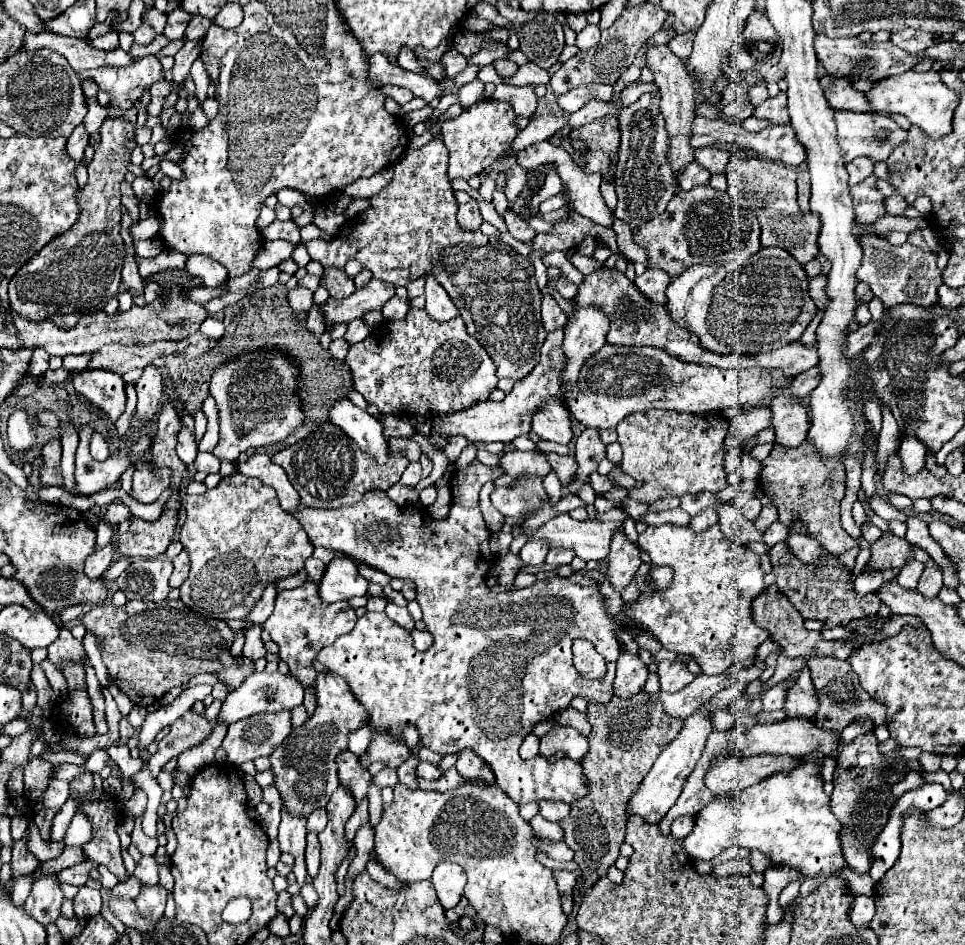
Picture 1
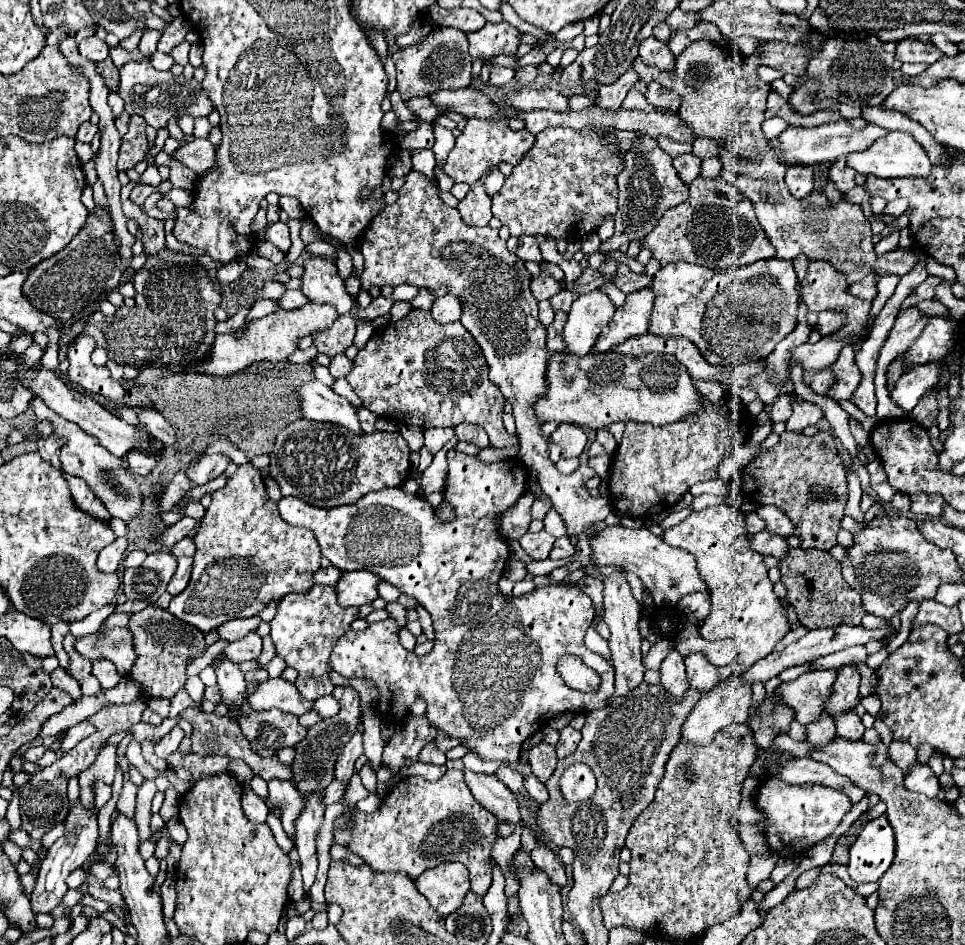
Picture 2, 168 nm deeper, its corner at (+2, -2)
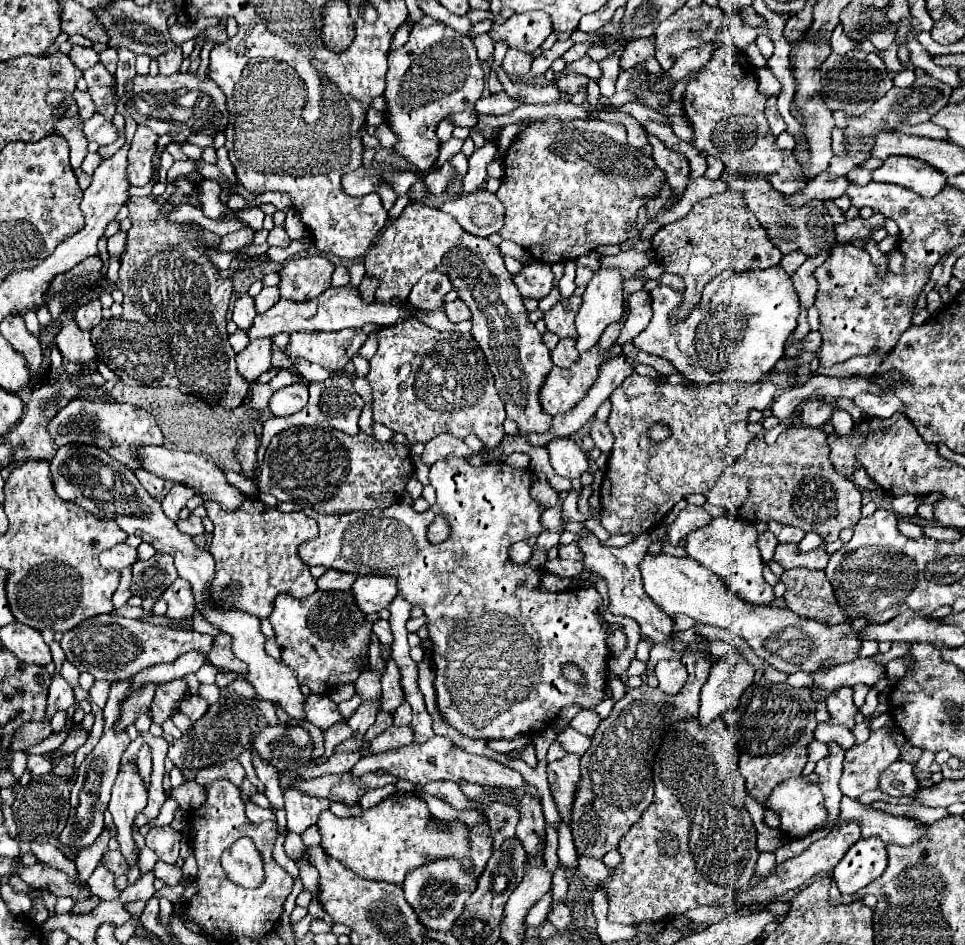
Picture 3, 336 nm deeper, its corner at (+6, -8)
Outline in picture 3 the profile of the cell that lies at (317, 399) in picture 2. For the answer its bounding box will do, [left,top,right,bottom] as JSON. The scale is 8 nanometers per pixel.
[269,383,307,417]

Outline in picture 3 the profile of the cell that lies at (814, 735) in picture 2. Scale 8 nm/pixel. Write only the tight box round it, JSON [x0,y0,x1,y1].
[815,743,843,827]

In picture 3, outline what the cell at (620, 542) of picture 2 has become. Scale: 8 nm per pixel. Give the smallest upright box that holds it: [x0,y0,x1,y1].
[639,553,861,673]

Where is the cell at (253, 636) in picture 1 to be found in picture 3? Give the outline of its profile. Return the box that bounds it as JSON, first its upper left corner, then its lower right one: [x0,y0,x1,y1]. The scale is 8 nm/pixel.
[207,633,247,673]

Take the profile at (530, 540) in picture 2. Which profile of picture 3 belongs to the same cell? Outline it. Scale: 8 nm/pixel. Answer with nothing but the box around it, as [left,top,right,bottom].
[537,531,559,551]

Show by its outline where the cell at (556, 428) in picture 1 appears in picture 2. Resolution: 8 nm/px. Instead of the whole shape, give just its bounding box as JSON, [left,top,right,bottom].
[551,425,587,457]

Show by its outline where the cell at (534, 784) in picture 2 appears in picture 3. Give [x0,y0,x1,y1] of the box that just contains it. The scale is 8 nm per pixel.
[349,737,527,791]

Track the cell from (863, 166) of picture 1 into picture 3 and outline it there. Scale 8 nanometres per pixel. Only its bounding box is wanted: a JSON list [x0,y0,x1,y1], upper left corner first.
[785,173,849,205]

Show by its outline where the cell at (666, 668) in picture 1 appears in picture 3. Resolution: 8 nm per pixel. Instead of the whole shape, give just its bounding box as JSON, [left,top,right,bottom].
[655,659,687,695]

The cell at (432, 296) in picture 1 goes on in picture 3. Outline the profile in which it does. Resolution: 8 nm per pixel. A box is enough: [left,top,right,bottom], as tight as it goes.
[443,299,471,323]

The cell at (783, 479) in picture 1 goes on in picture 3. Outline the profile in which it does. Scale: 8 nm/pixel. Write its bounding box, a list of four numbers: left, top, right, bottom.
[707,427,861,543]

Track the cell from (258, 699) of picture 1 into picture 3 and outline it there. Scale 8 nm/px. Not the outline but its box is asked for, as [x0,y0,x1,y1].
[303,695,343,729]

